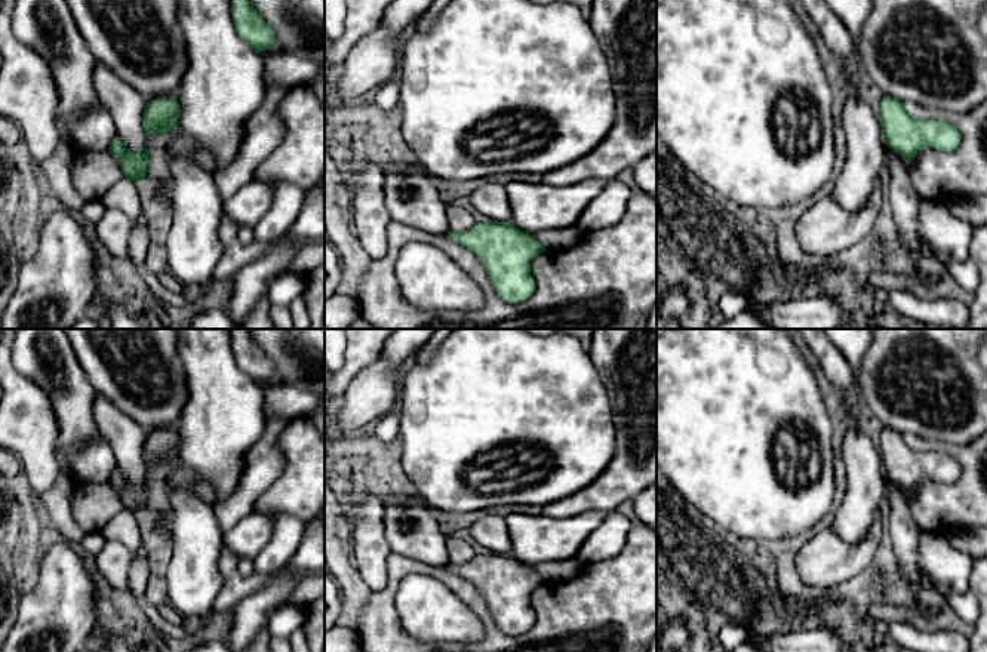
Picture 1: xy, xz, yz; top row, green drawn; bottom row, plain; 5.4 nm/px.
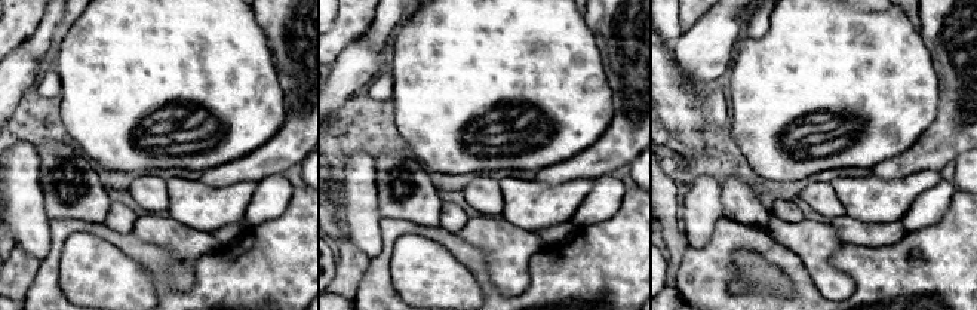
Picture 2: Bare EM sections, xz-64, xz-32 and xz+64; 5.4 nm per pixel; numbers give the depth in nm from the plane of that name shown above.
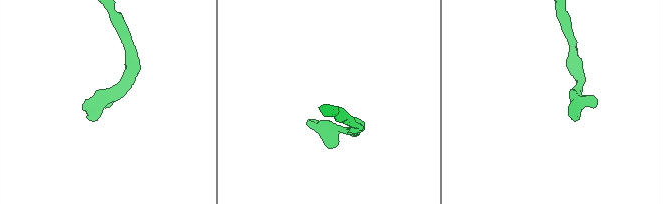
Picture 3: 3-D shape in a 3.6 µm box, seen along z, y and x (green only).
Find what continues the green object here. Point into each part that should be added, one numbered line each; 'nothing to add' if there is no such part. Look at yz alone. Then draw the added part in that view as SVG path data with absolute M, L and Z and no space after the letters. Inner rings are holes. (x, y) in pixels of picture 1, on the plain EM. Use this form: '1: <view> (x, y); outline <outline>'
nothing to add

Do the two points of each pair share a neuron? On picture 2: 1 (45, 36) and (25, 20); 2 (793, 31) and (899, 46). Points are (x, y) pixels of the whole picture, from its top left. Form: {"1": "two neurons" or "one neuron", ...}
{"1": "two neurons", "2": "one neuron"}

